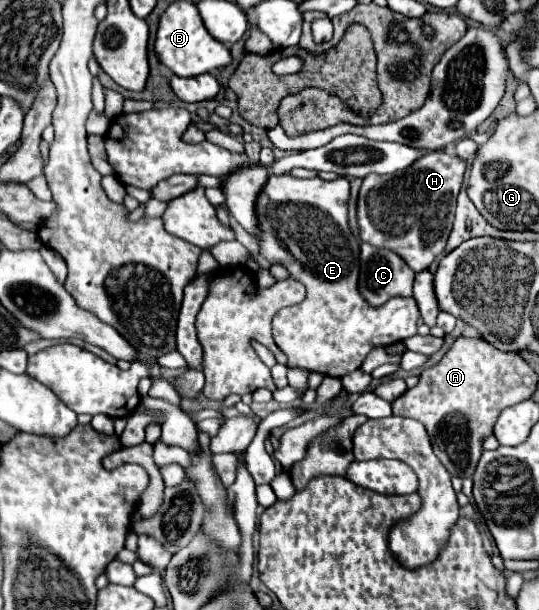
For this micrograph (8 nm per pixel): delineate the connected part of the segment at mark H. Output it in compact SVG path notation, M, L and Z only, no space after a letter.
M445 150L427 152L409 168L389 176L365 176L359 192L359 228L361 240L379 248L397 252L415 272L427 270L429 264L445 250L453 228L455 200L463 182L465 160Z

